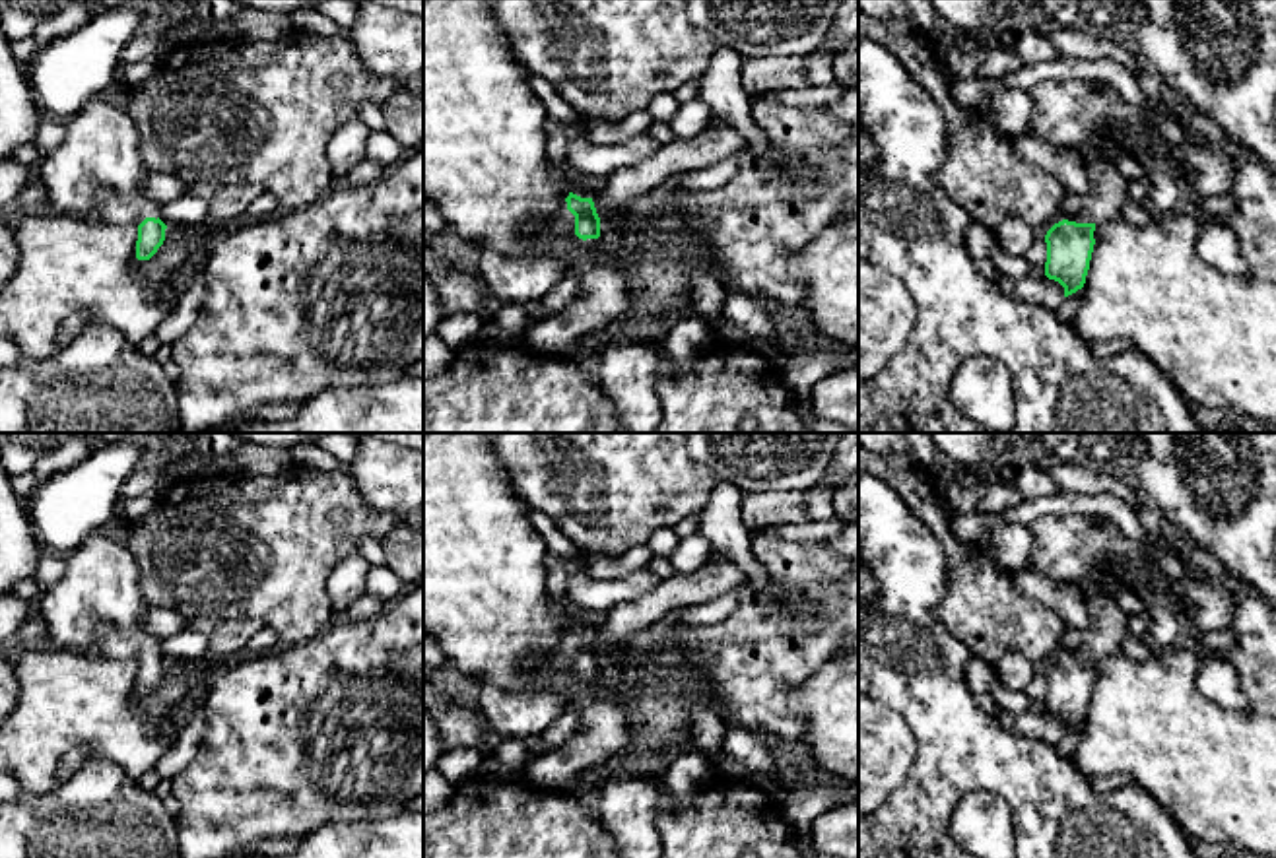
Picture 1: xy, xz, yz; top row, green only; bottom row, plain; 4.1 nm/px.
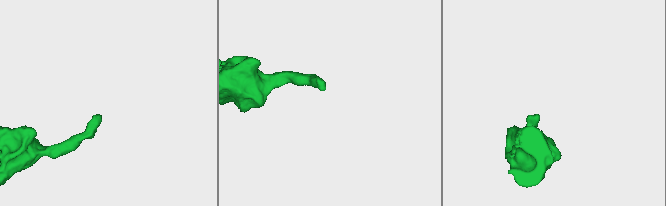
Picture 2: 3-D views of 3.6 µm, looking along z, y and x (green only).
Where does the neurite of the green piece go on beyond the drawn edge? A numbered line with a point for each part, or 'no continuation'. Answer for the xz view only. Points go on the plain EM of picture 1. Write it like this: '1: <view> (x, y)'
1: xz (566, 659)

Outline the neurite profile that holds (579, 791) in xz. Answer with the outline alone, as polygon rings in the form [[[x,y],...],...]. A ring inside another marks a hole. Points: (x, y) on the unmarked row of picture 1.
[[[621,771],[620,773],[606,775],[604,778],[598,778],[594,784],[588,784],[588,782],[583,782],[583,780],[573,778],[571,782],[567,782],[563,786],[552,788],[552,792],[561,794],[565,798],[579,800],[579,802],[588,802],[588,800],[592,800],[594,790],[604,780],[614,778],[614,776],[621,776],[621,775],[623,775]]]

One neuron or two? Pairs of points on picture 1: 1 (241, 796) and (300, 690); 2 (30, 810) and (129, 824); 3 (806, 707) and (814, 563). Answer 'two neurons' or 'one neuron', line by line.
1: one neuron
2: one neuron
3: two neurons

